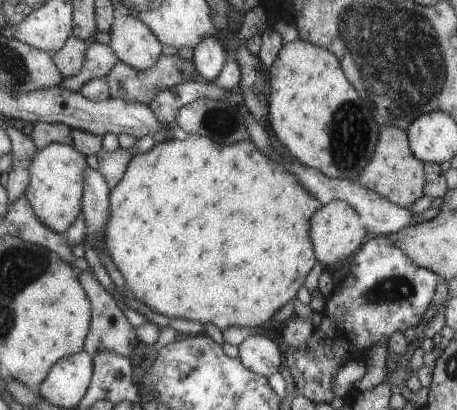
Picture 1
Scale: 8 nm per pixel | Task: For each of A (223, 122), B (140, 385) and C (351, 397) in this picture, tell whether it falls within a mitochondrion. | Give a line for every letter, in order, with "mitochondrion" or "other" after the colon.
A: mitochondrion
B: other
C: other

